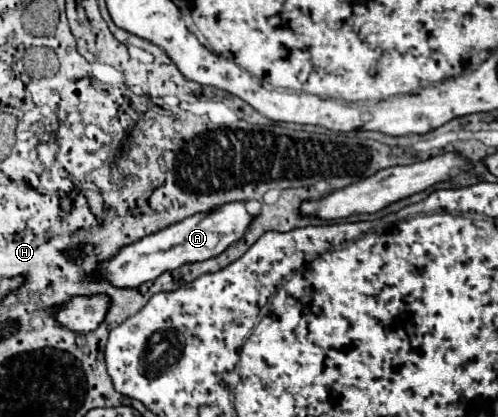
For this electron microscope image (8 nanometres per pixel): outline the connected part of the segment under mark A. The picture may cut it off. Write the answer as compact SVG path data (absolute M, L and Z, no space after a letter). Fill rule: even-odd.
M230 202L230 204L224 204L206 214L194 214L178 224L172 224L152 236L146 236L126 248L122 248L112 260L108 260L100 266L100 272L114 286L136 288L148 280L158 278L162 272L180 268L182 264L208 260L208 258L222 254L228 246L232 246L234 242L238 242L244 236L244 232L248 230L252 220L254 220L254 216L248 214L244 202Z

